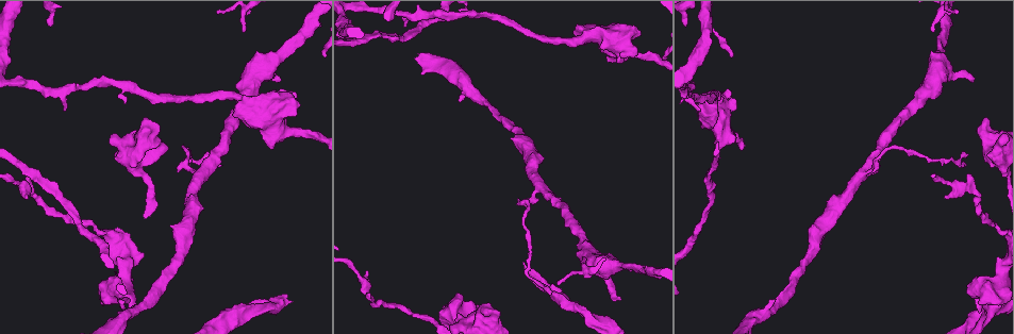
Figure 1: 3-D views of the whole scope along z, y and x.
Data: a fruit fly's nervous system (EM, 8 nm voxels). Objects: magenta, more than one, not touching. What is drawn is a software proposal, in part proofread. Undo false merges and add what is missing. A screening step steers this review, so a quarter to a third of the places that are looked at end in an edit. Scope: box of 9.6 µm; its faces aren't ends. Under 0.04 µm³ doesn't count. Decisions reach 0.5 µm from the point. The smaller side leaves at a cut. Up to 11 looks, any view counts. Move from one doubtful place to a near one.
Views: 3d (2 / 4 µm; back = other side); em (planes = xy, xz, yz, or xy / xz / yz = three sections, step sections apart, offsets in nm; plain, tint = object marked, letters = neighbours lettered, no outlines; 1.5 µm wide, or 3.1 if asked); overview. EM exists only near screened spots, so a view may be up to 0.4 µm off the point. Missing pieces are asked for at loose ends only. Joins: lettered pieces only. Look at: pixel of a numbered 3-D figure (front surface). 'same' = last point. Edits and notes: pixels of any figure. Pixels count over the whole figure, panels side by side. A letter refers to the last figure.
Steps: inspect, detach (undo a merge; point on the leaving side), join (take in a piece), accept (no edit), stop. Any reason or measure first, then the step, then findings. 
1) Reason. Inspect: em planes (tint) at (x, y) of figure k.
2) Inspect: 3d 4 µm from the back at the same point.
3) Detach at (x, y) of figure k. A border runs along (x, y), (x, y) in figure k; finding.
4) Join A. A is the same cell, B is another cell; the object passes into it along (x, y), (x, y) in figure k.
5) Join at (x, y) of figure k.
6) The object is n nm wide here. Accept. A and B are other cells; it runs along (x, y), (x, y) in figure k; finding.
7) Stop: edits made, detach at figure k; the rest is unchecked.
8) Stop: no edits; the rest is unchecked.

Free end. Inspect: 3d 4 µm from the back at (473, 306) of figure 1.

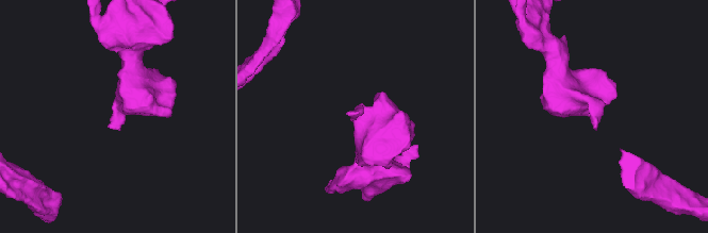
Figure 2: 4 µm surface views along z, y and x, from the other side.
Need the tissue. Inspect: em planes (tint) at (595, 127) of figure 2.

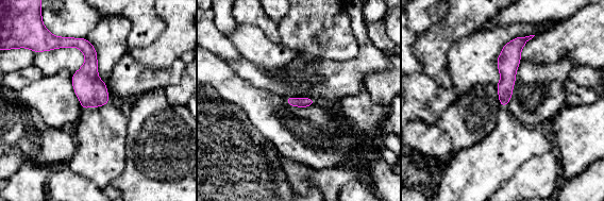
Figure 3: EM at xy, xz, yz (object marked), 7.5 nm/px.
What lies round it. Inspect: em planes (letters) at the same point.

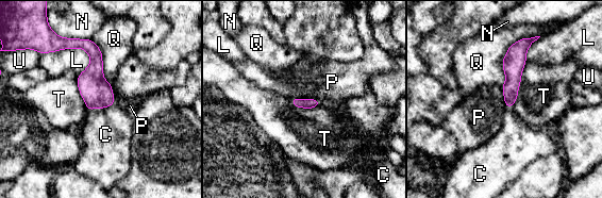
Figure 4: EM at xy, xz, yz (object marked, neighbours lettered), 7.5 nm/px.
The longest contact is with Q, 480 nm. Join C. C is the same cell, L, N, P, Q, T and U are other cells; the neuron continues.

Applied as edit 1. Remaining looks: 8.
Branch stops here. Inspect: em planes (tint) at (459, 314) of figure 1.

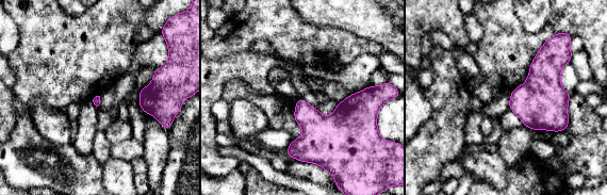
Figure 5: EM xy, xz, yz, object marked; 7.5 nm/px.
Inspect: em planes (letters) at the same point.

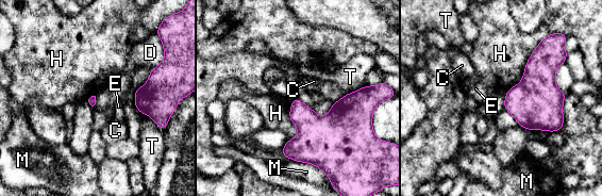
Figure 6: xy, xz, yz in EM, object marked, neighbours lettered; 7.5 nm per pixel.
Accept. C, D, E, H, M and T are other cells; a border runs along (542, 39), (522, 79), (506, 92) in figure 6; no lettered piece goes on from it.

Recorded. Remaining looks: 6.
Three arms meet. Inspect: 3d 2 µm at (576, 309) of figure 1.

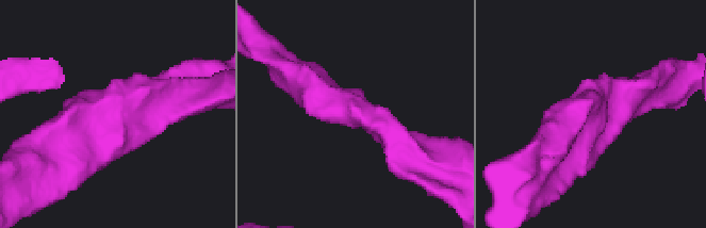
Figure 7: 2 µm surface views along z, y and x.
Inspect: em xz step 8 (tint) at (592, 102) of figure 7.

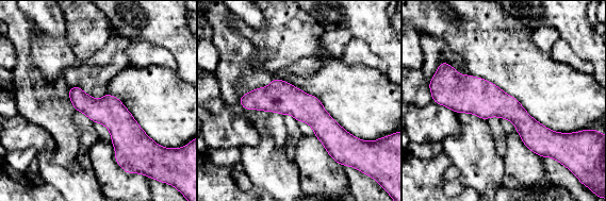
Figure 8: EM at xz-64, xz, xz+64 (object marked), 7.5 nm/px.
Inspect: em planes (letters) at the same point.

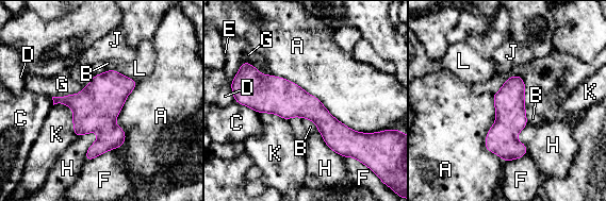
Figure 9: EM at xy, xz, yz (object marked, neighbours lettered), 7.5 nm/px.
The object is 260 nm wide here. Accept. A, B, C, D, E, F, G, H, J, K and L are other cells; a border runs along (54, 103), (71, 109), (77, 136) in figure 9; one neuron here.

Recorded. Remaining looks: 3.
Free end. Inspect: em planes (letters) at (279, 79) of figure 1.

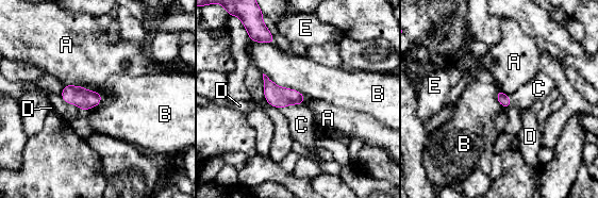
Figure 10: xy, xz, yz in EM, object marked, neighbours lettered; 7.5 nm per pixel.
Join C. C is the same cell, A, B, D and E are other cells; the object passes into it along (280, 97), (288, 104), (301, 125) in figure 10; the neuron continues.

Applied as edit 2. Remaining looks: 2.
Stop: edits made, join at figure 4, join at figure 10; the rest is unchecked.

